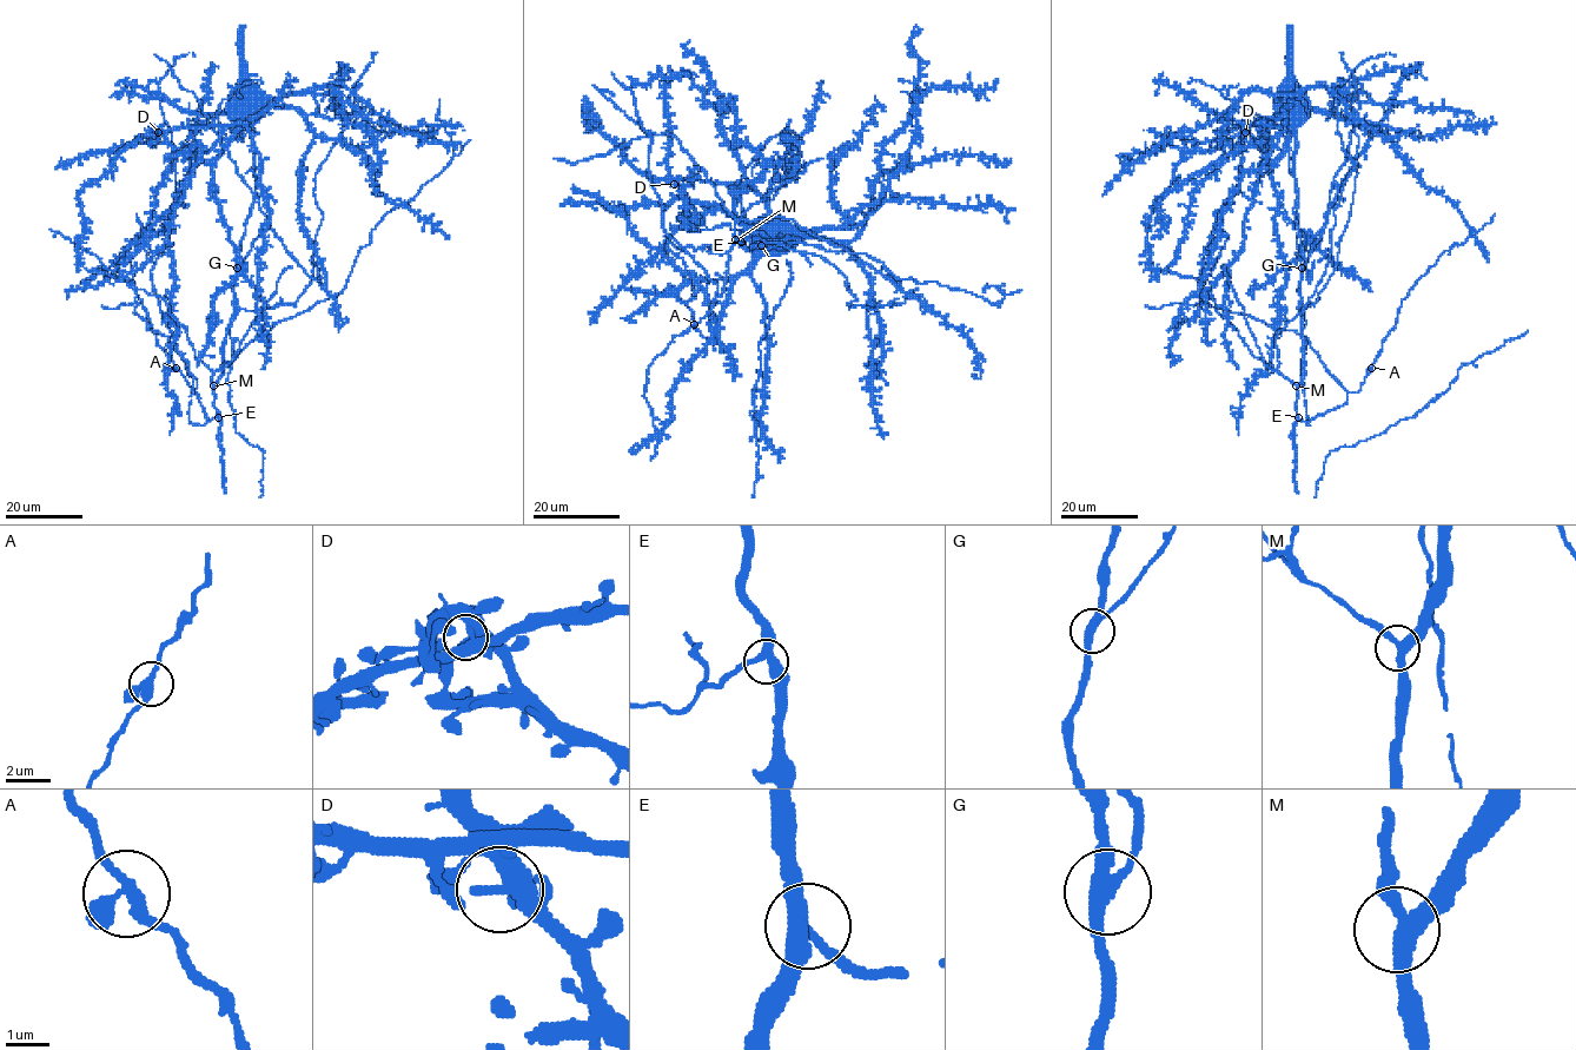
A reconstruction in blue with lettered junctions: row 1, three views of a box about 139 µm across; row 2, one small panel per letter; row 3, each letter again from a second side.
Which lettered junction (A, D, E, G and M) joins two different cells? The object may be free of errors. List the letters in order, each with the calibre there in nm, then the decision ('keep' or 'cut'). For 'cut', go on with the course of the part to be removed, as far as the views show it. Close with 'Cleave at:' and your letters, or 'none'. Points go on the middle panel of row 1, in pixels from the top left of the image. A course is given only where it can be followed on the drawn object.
A: 280 nm | keep
D: 260 nm | keep
E: 320 nm | keep
G: 280 nm | cut | (761, 245), (785, 249), (799, 239), (769, 239), (762, 232), (749, 232), (740, 192), (749, 163), (792, 119)
M: 340 nm | keep
Cleave at: G

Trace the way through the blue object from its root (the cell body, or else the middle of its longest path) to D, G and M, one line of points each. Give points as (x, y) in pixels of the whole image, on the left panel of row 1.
D: (246, 98), (246, 114), (229, 126), (158, 132)
G: (246, 98), (251, 116), (255, 202), (236, 268)
M: (246, 98), (251, 116), (255, 202), (240, 242), (232, 286), (234, 316), (224, 341), (222, 377), (213, 385)

